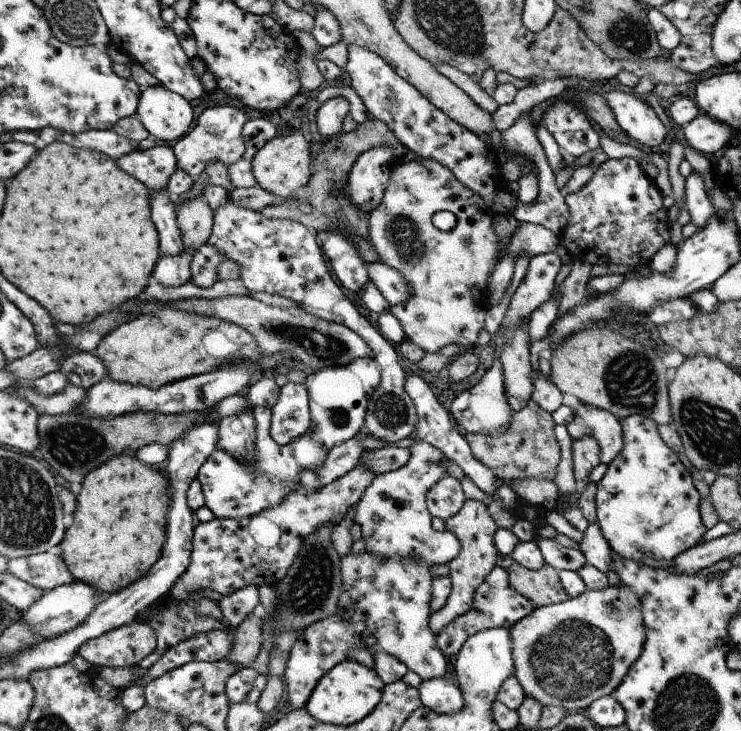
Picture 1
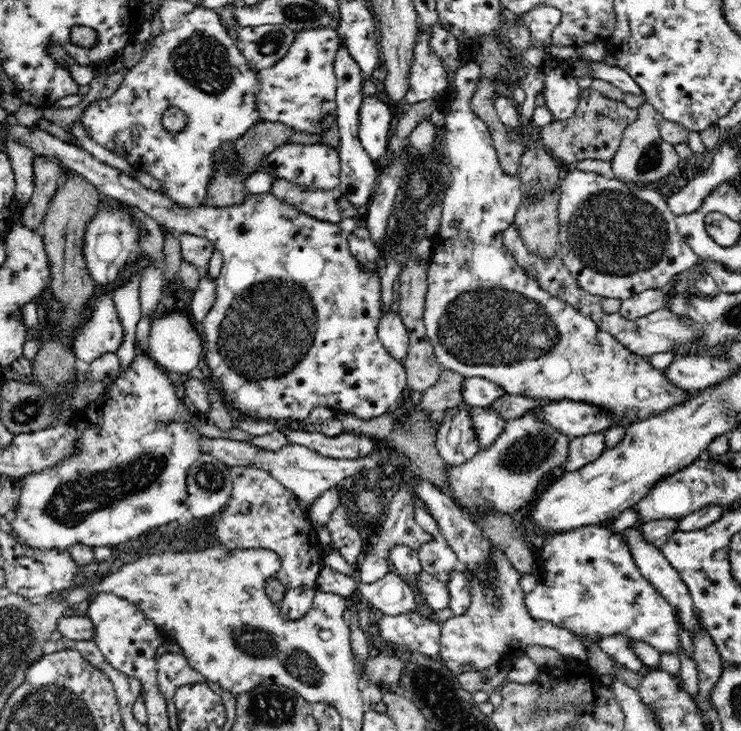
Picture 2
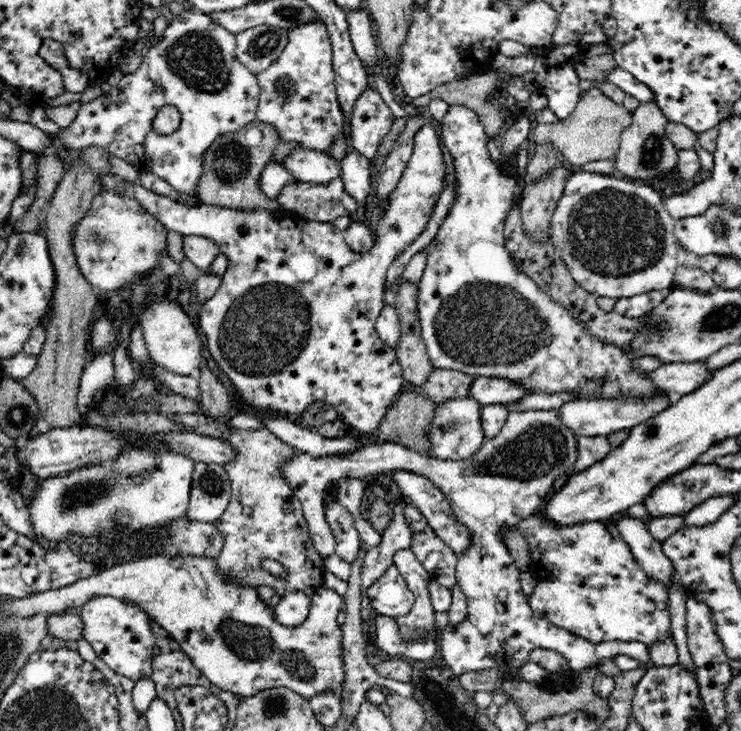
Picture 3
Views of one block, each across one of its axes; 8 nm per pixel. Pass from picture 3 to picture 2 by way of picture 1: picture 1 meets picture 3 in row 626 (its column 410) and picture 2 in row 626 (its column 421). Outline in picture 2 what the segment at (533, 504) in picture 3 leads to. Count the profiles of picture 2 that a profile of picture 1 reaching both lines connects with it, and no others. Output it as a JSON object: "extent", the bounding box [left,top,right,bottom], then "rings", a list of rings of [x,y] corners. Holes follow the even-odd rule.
{"extent":[439,545,588,675],"rings":[[[493,545],[489,560],[491,560],[493,574],[495,574],[489,583],[480,581],[470,569],[462,569],[469,582],[471,603],[462,616],[454,616],[441,624],[439,655],[444,664],[457,675],[487,669],[490,666],[509,670],[514,658],[524,656],[528,646],[554,648],[567,660],[586,662],[588,648],[579,635],[530,615],[524,605],[525,592],[521,587],[522,574],[512,566],[510,561],[506,560],[503,551]]]}

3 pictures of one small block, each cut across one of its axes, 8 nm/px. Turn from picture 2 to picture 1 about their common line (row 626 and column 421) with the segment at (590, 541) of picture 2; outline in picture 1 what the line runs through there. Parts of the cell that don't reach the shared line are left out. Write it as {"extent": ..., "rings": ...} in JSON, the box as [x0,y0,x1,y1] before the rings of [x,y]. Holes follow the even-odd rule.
{"extent":[282,551,446,711],"rings":[[[366,551],[357,555],[348,554],[342,558],[344,591],[340,596],[339,612],[330,619],[311,624],[303,630],[299,639],[293,644],[282,676],[286,682],[290,706],[294,711],[306,708],[308,699],[318,686],[319,680],[338,663],[350,659],[350,650],[356,646],[365,648],[372,656],[376,651],[393,654],[423,681],[442,678],[446,674],[445,654],[438,648],[435,634],[429,627],[429,615],[432,614],[429,604],[433,581],[429,568],[421,559],[381,559]]]}

